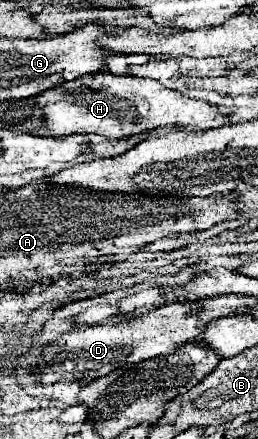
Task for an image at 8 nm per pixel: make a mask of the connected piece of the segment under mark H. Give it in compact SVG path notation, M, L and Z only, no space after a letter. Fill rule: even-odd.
M99 73L99 77L79 77L75 81L69 81L67 85L41 93L31 101L35 101L43 109L45 113L43 127L47 129L49 135L55 137L65 137L75 133L79 135L97 133L109 139L123 139L165 125L177 125L189 131L205 131L227 125L227 115L219 113L215 105L207 101L189 99L179 91L163 87L159 81L131 77L131 75L119 77L111 73Z

